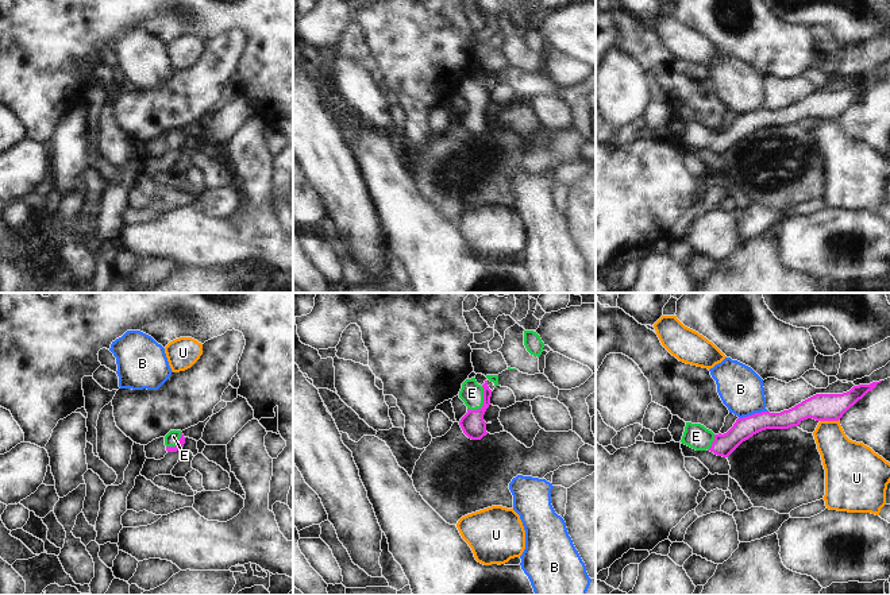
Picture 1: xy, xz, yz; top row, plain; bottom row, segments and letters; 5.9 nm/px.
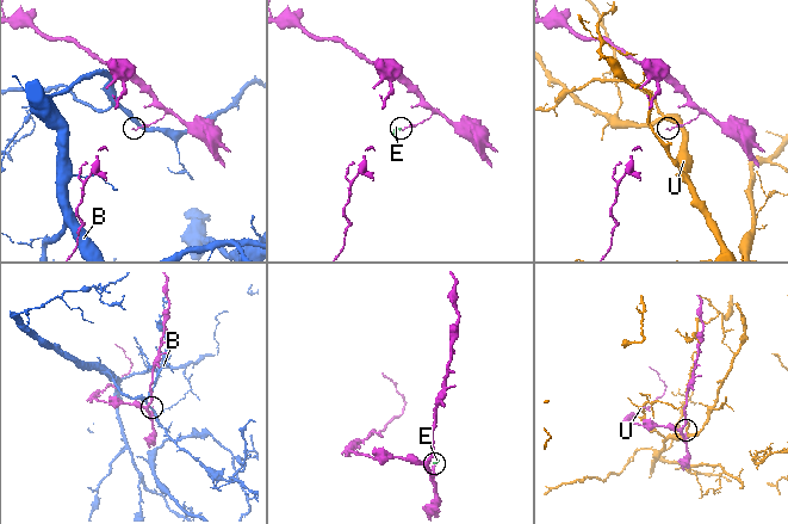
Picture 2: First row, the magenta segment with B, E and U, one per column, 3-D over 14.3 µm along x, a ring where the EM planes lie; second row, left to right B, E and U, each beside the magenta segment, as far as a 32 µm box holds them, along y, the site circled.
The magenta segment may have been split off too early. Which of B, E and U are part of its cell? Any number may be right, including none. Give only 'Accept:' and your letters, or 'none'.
Accept: E

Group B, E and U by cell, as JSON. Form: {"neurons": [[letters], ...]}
{"neurons": [["B"], ["E"], ["U"]]}

